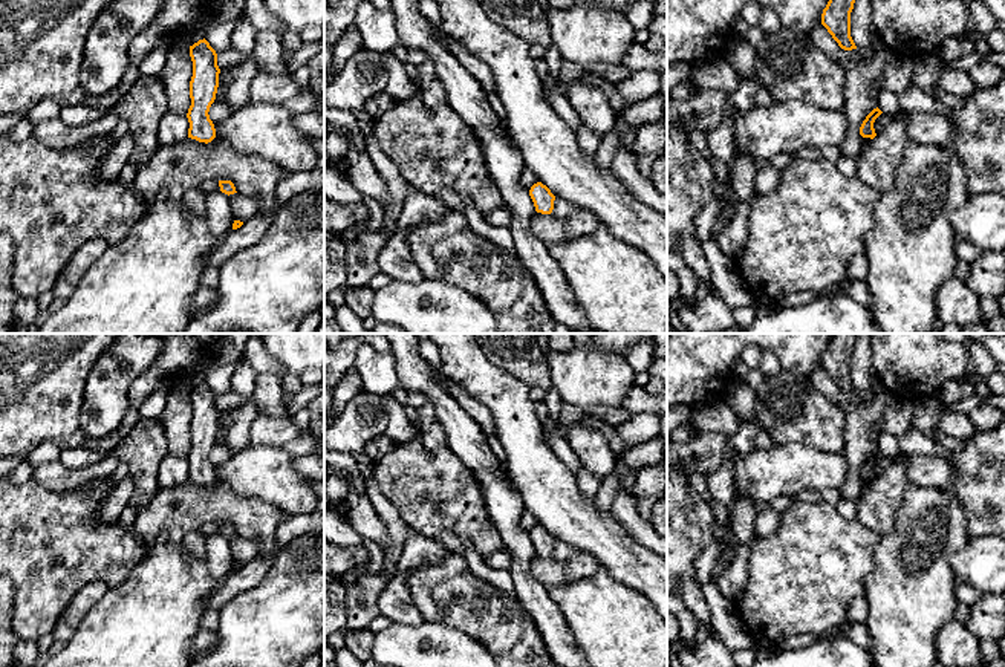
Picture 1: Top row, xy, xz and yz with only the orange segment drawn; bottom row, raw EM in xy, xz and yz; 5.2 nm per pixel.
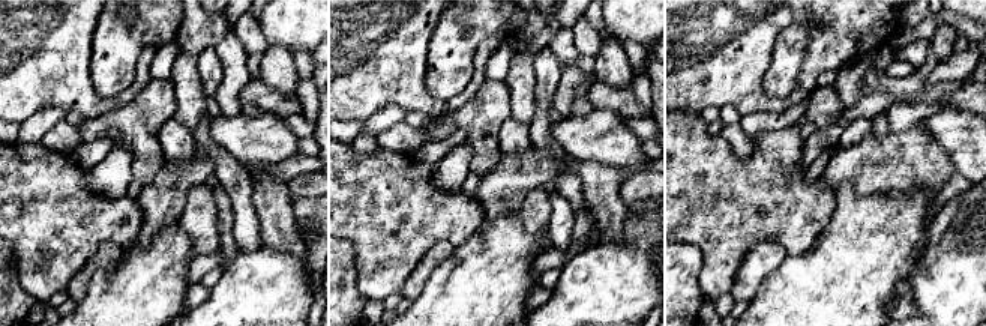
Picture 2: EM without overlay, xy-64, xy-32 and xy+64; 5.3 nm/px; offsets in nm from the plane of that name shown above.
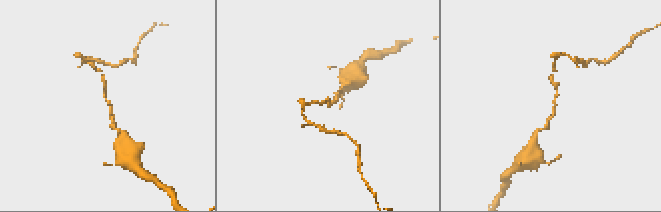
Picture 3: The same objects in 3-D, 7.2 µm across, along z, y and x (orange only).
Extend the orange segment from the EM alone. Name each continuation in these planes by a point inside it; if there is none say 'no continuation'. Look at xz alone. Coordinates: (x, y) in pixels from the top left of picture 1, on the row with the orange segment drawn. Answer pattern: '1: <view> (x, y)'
no continuation

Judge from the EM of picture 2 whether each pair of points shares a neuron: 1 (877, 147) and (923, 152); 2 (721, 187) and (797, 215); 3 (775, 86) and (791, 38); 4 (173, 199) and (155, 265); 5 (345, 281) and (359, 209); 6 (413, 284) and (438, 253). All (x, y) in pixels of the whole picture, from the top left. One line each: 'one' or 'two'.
1: one
2: one
3: one
4: two
5: two
6: one

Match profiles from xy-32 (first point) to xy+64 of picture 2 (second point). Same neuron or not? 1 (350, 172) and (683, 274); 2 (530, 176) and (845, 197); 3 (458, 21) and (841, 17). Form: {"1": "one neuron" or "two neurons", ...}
{"1": "two neurons", "2": "two neurons", "3": "two neurons"}

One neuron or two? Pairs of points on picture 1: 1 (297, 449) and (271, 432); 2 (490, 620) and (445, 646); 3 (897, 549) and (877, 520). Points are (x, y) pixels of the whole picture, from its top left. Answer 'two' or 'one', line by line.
1: one
2: two
3: two

